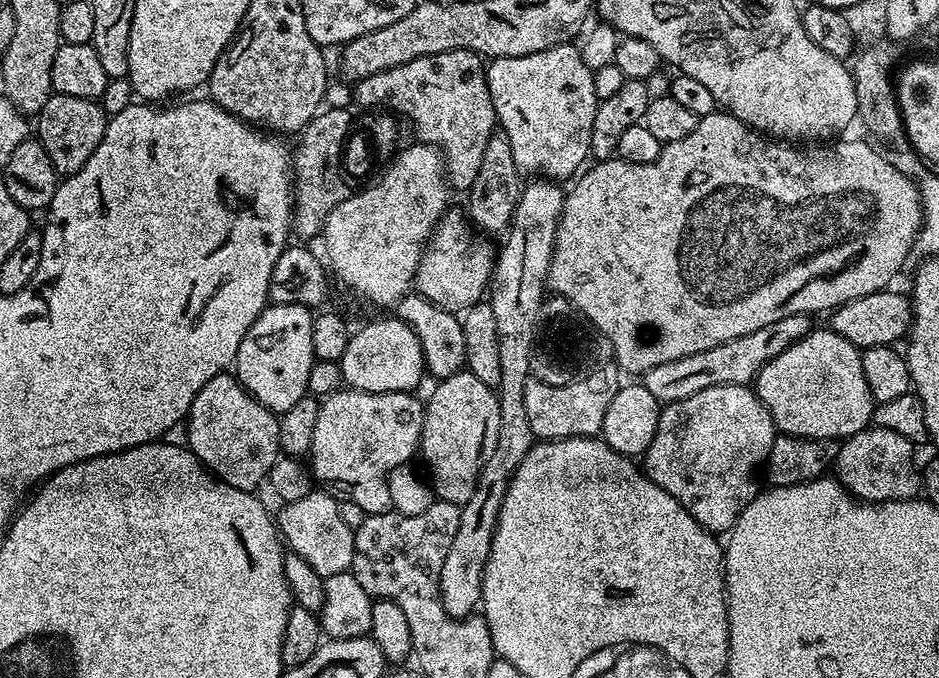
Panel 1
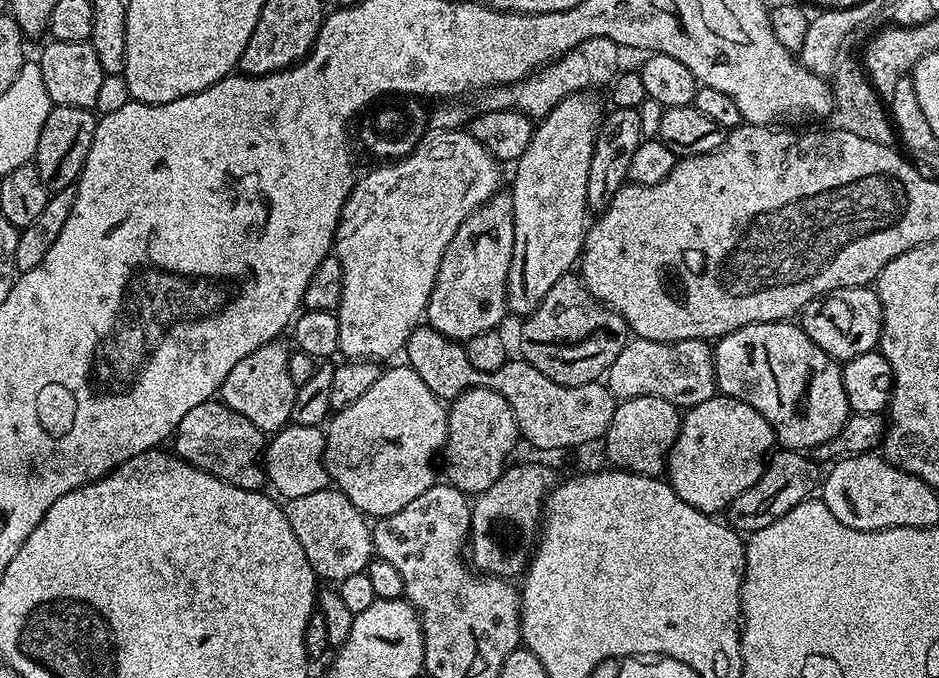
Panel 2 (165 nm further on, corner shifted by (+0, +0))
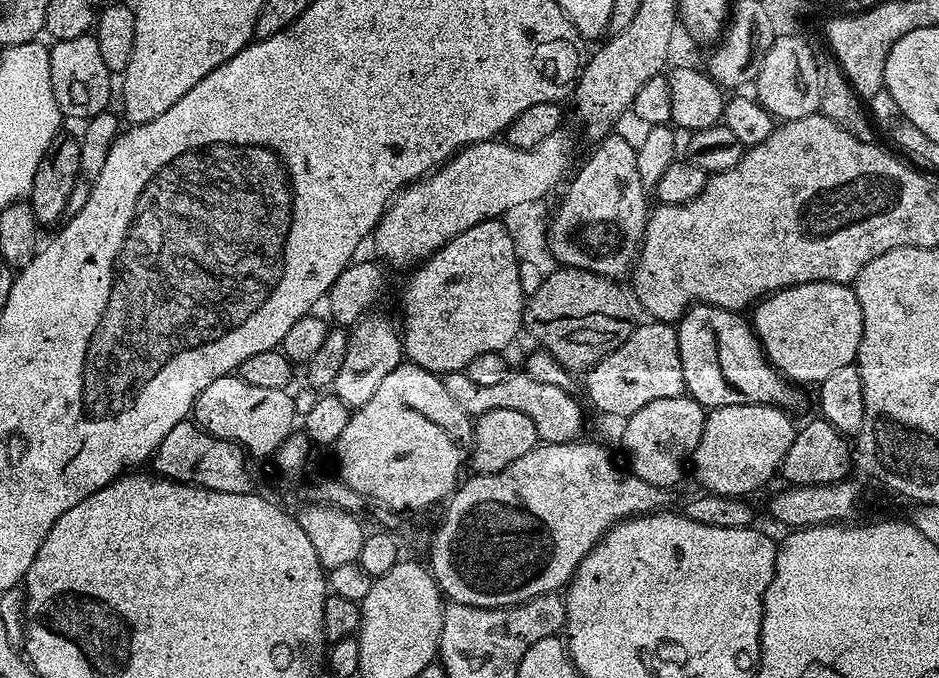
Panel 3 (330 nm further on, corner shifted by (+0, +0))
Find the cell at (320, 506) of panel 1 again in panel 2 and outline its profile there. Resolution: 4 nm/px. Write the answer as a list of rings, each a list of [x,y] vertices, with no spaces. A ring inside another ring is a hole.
[[[329,486],[289,500],[286,511],[290,530],[294,530],[294,538],[298,538],[306,558],[310,558],[310,566],[321,581],[339,582],[350,578],[350,574],[365,571],[369,562],[374,559],[369,521],[339,488]]]

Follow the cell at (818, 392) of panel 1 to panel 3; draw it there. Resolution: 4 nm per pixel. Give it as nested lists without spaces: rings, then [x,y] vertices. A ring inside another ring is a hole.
[[[713,304],[692,305],[678,321],[676,337],[678,354],[682,358],[682,378],[687,395],[697,400],[705,410],[734,406],[735,404],[774,404],[778,408],[793,410],[800,404],[801,389],[789,382],[773,368],[764,354],[764,346],[747,319],[740,312],[719,308]]]

